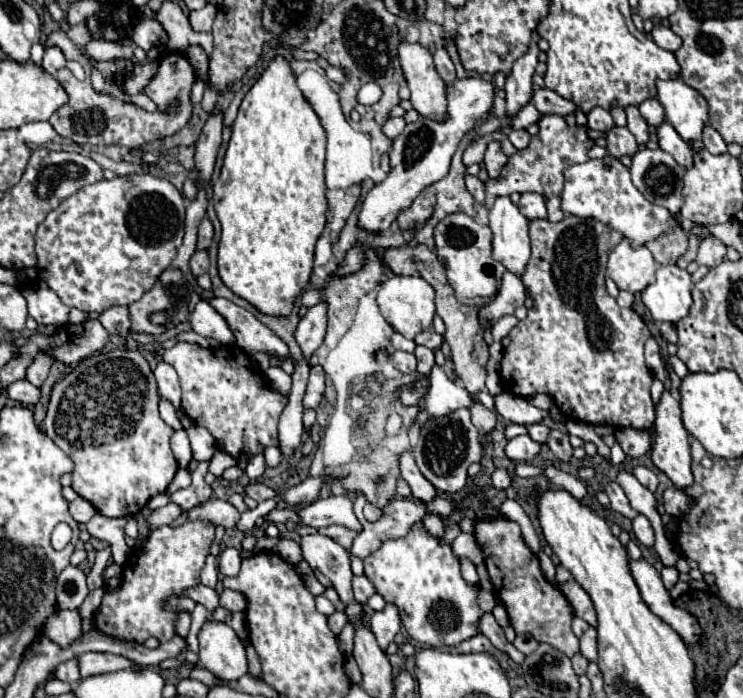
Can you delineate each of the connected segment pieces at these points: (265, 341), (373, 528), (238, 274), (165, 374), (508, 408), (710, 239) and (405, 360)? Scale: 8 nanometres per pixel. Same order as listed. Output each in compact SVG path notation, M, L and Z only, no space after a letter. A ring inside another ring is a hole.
M211 298L209 304L227 320L229 328L237 338L237 344L247 354L253 356L257 352L267 352L267 354L279 354L281 358L289 356L287 344L281 338L275 338L275 334L271 334L271 330L245 308L225 298Z
M358 493L357 497L359 498L354 502L353 510L358 520L362 523L363 530L361 530L359 536L355 538L353 548L351 548L351 554L359 556L359 558L365 558L367 554L371 554L373 550L377 550L377 548L379 548L383 542L387 542L387 540L403 538L417 522L423 522L423 518L425 518L427 514L437 514L437 516L443 516L443 518L445 518L445 516L449 516L449 514L453 512L453 504L449 502L449 500L443 500L443 498L439 497L435 497L435 500L429 502L429 504L417 504L417 502L413 502L413 500L407 500L407 498L395 498L395 500L389 502L389 506L385 508L385 514L383 514L377 522L368 522L363 515L366 500L361 493Z
M277 56L253 88L245 94L239 114L231 126L233 134L223 158L219 182L213 186L215 212L223 234L219 240L219 276L223 284L253 304L267 316L287 318L293 310L295 298L303 292L313 270L315 242L325 228L325 132L311 110L309 102L299 94L295 76L289 64Z
M159 362L157 368L153 370L153 374L157 378L161 398L167 398L173 406L179 406L181 404L181 388L179 388L175 368L171 364L167 364L167 362Z
M499 392L493 396L493 400L495 400L495 412L499 416L503 416L505 420L529 426L533 422L547 418L545 410L539 410L529 400L519 398L519 396L511 396L509 392Z
M707 236L701 242L701 248L699 248L699 254L697 254L695 262L711 268L711 266L717 266L723 258L725 258L725 244L715 236Z
M393 352L389 356L389 360L395 364L395 368L399 368L403 374L415 374L417 372L417 358L415 354L409 352Z

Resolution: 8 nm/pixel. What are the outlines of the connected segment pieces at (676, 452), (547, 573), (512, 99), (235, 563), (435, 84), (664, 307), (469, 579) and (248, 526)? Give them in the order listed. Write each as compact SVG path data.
M665 390L659 398L659 404L655 408L655 442L651 448L651 458L653 464L665 472L671 482L677 488L687 488L693 482L691 476L691 452L689 452L689 432L685 430L685 426L681 424L681 410L679 410L679 402Z
M542 550L537 553L537 557L539 558L545 578L551 583L556 582L555 565L553 564L551 558Z
M533 30L531 32L531 44L529 44L527 52L515 60L515 64L507 76L507 82L505 82L507 114L515 114L519 108L523 108L531 100L531 92L533 92L531 76L535 72L537 54L539 54L537 42L539 42L539 34Z
M229 546L219 554L219 572L223 576L235 576L241 566L241 554L237 548Z
M401 40L399 44L399 62L405 74L405 80L409 84L411 90L411 104L413 108L427 118L443 118L443 110L447 108L447 100L445 100L445 82L439 78L435 64L433 64L433 56L427 48L423 48L419 42L407 42Z
M675 264L659 266L655 282L643 290L641 298L655 322L675 324L689 314L691 276Z
M467 558L461 560L461 576L463 576L463 580L465 580L469 586L477 586L477 584L479 584L479 576L477 576L477 572L475 572L475 566L473 566Z
M271 500L271 502L261 502L259 506L241 512L241 518L237 520L237 526L235 526L235 528L237 528L239 532L249 532L249 530L253 530L253 528L255 528L255 520L261 518L261 516L265 516L265 514L267 514L269 510L273 510L275 506L277 506L277 502Z

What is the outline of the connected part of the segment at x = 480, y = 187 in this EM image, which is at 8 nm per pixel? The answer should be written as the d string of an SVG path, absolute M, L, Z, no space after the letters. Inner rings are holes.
M471 174L465 176L465 184L467 184L469 194L483 206L485 204L485 184L477 176L471 176Z

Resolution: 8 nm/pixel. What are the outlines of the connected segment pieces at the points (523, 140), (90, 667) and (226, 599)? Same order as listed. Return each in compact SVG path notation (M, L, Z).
M511 130L509 140L517 150L523 150L527 146L527 142L531 140L531 134L527 130Z
M85 652L85 654L77 656L77 662L79 662L81 678L89 678L89 676L95 676L95 674L115 672L115 670L123 670L123 668L133 666L133 662L123 658L123 656L97 654L97 652Z
M223 590L221 594L221 602L219 602L223 608L227 610L239 610L239 612L245 612L247 608L247 598L243 598L241 592L235 592L235 590Z

